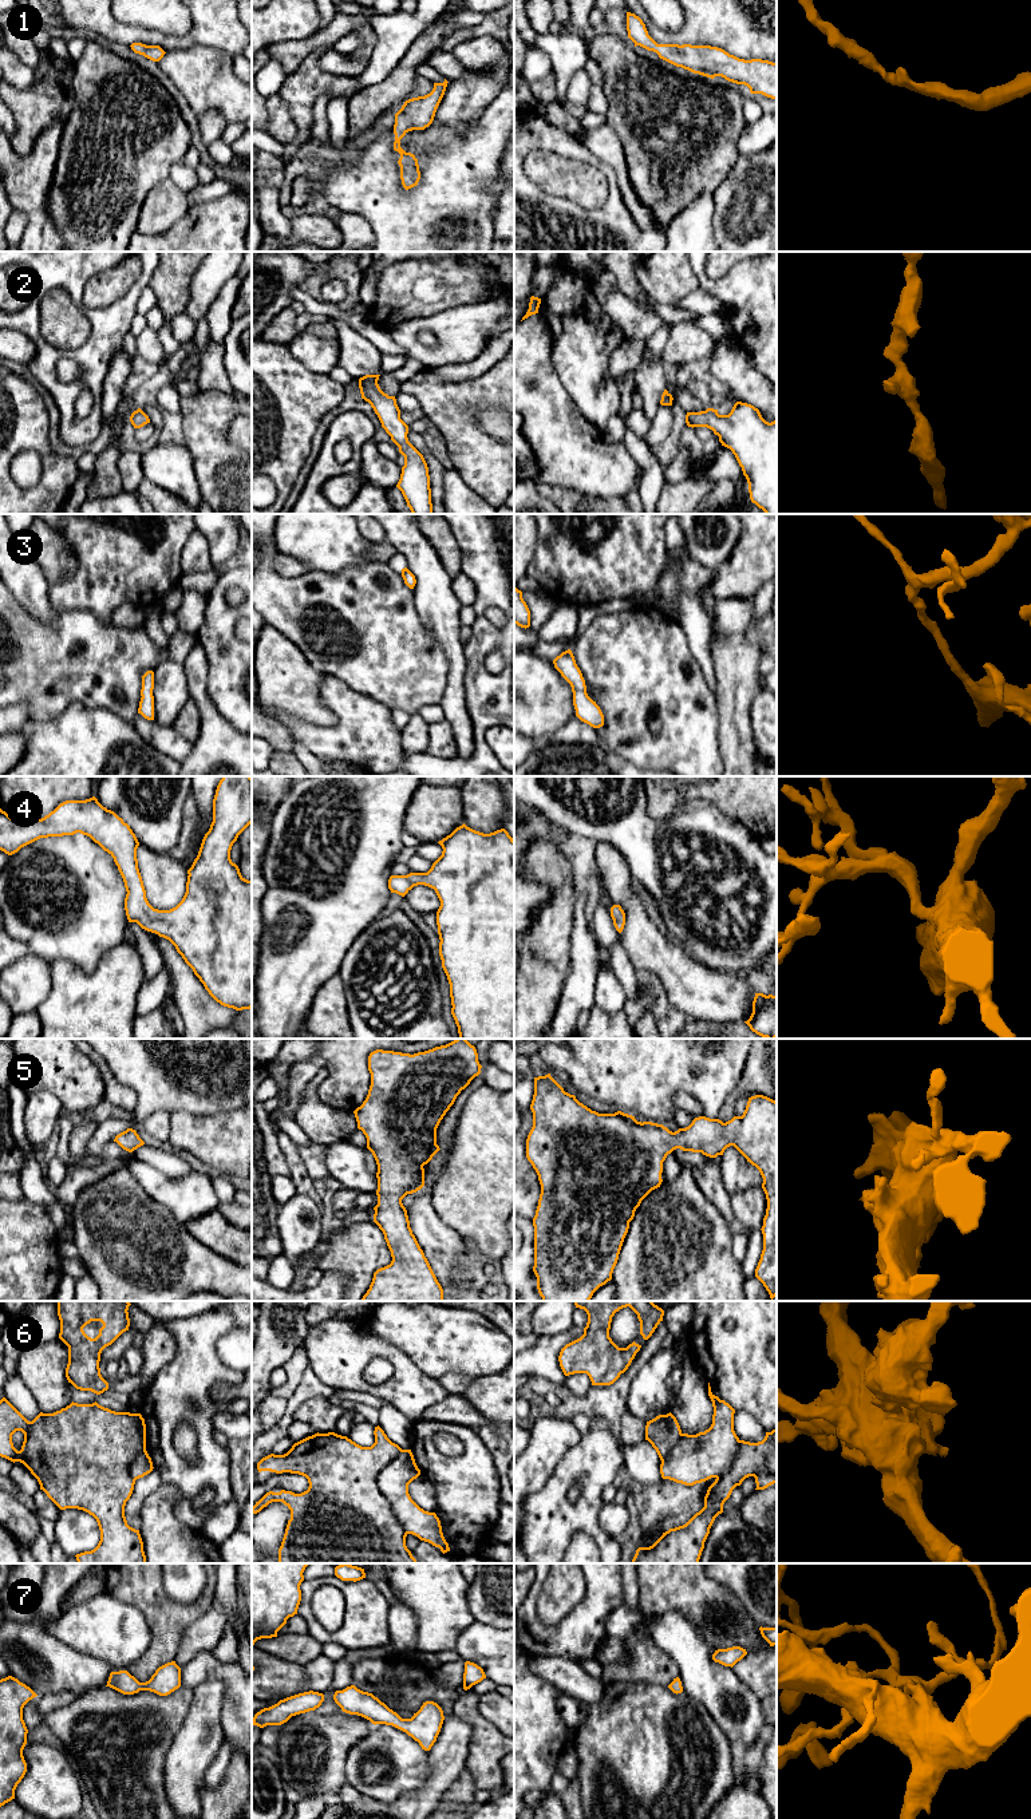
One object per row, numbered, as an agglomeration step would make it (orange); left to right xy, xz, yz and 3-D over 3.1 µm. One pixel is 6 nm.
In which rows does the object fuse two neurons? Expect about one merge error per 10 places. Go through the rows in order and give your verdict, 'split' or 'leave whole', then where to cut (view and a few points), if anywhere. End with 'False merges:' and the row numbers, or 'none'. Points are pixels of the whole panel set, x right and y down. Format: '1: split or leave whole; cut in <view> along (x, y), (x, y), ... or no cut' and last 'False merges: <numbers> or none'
1: leave whole; no cut
2: leave whole; no cut
3: leave whole; no cut
4: leave whole; no cut
5: leave whole; no cut
6: leave whole; no cut
7: leave whole; no cut
False merges: none

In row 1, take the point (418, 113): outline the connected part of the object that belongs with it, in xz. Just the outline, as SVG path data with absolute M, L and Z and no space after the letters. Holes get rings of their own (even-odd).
M446 79L443 83L434 83L434 88L430 94L406 100L402 108L395 114L394 150L400 154L398 163L400 166L402 185L406 190L418 185L420 171L415 155L406 153L400 147L400 139L408 131L424 130L432 123L437 108L445 95L447 83L449 82Z

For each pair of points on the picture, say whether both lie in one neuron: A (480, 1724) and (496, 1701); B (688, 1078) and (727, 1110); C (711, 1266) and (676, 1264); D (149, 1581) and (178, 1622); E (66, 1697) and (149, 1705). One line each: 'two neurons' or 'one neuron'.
A: two neurons
B: two neurons
C: one neuron
D: one neuron
E: two neurons

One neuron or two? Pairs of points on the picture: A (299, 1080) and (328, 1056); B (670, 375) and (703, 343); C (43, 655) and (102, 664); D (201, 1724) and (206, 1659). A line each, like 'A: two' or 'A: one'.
A: one
B: one
C: one
D: two

